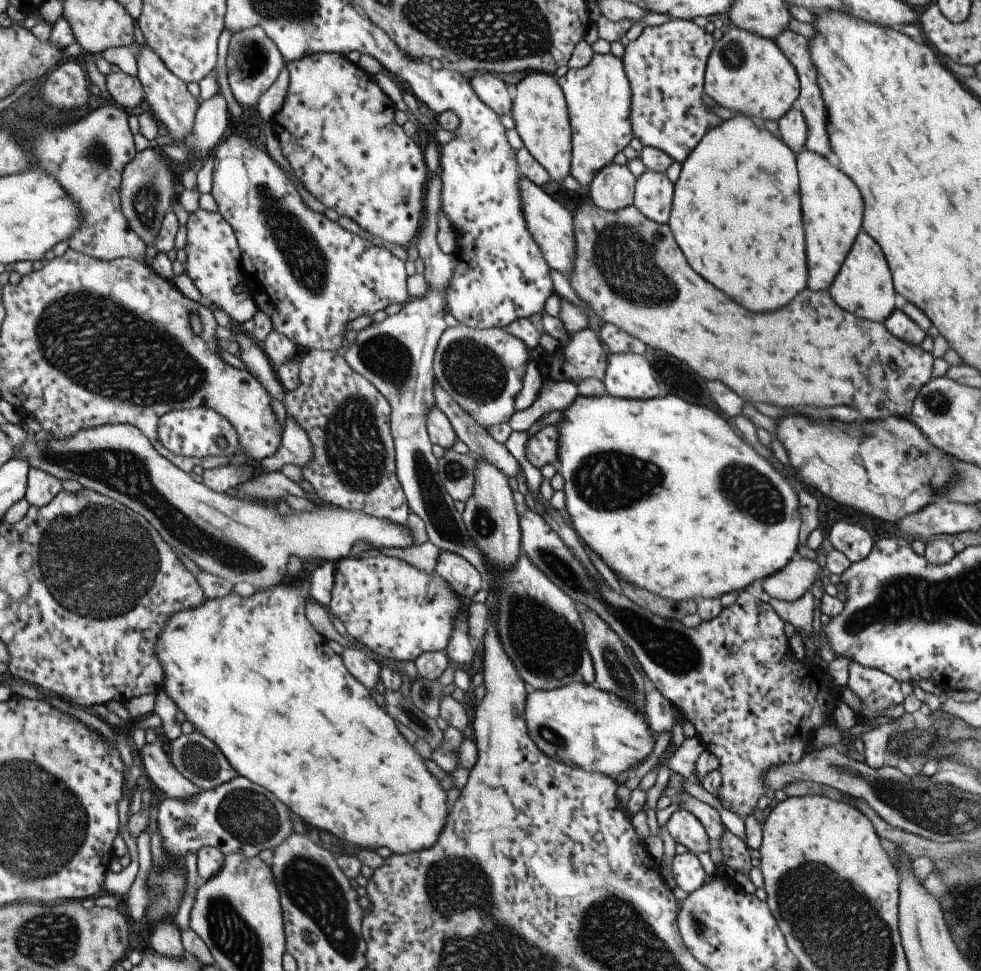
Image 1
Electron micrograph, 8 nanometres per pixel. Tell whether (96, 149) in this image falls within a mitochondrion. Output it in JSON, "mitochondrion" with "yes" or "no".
{"mitochondrion":"yes"}

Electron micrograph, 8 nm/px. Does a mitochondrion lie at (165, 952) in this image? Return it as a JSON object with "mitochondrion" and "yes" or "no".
{"mitochondrion":"no"}

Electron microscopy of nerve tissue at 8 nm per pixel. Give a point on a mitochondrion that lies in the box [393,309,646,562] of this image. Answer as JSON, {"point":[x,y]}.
{"point":[473,369]}

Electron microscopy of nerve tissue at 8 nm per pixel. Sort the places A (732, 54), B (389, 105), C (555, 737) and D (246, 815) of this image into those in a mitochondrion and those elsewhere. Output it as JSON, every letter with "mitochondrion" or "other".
{"A":"mitochondrion","B":"other","C":"mitochondrion","D":"mitochondrion"}

